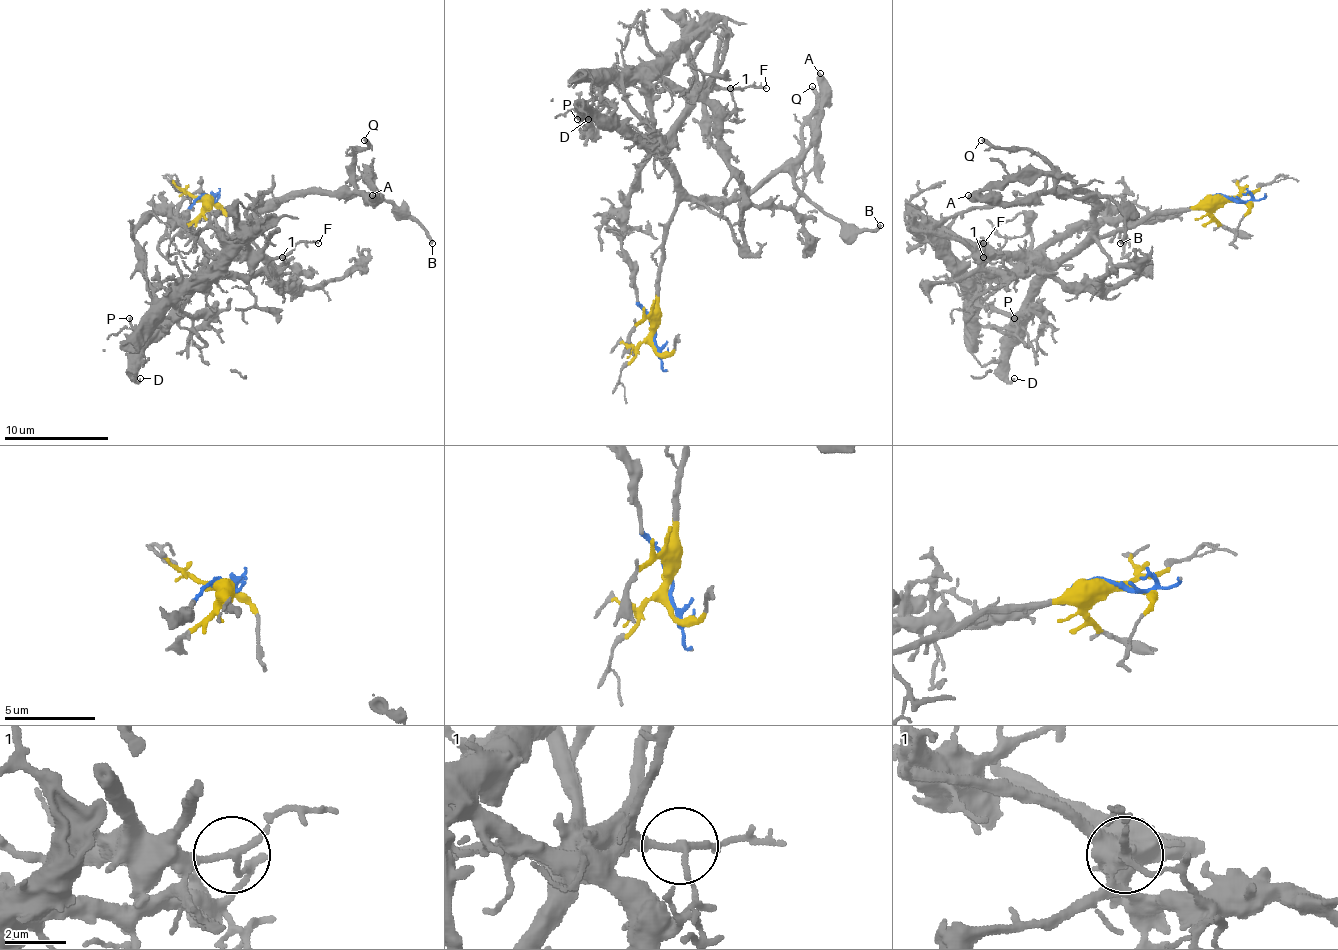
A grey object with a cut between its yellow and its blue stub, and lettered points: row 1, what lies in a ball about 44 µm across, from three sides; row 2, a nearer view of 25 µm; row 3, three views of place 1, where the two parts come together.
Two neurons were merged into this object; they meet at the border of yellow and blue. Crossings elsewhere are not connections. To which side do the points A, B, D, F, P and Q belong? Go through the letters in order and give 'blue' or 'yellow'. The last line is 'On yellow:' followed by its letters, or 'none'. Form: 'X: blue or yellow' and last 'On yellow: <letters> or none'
A: yellow
B: yellow
D: yellow
F: yellow
P: yellow
Q: yellow
On yellow: A, B, D, F, P, Q

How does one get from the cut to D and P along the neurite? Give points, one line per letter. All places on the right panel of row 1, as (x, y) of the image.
D: (1230, 199), (1151, 212), (1130, 225), (1093, 236), (1072, 252), (1023, 304), (1007, 349), (1007, 378), (1015, 378)
P: (1230, 199), (1151, 212), (1130, 225), (1093, 236), (1041, 286), (1012, 336), (1015, 317)

